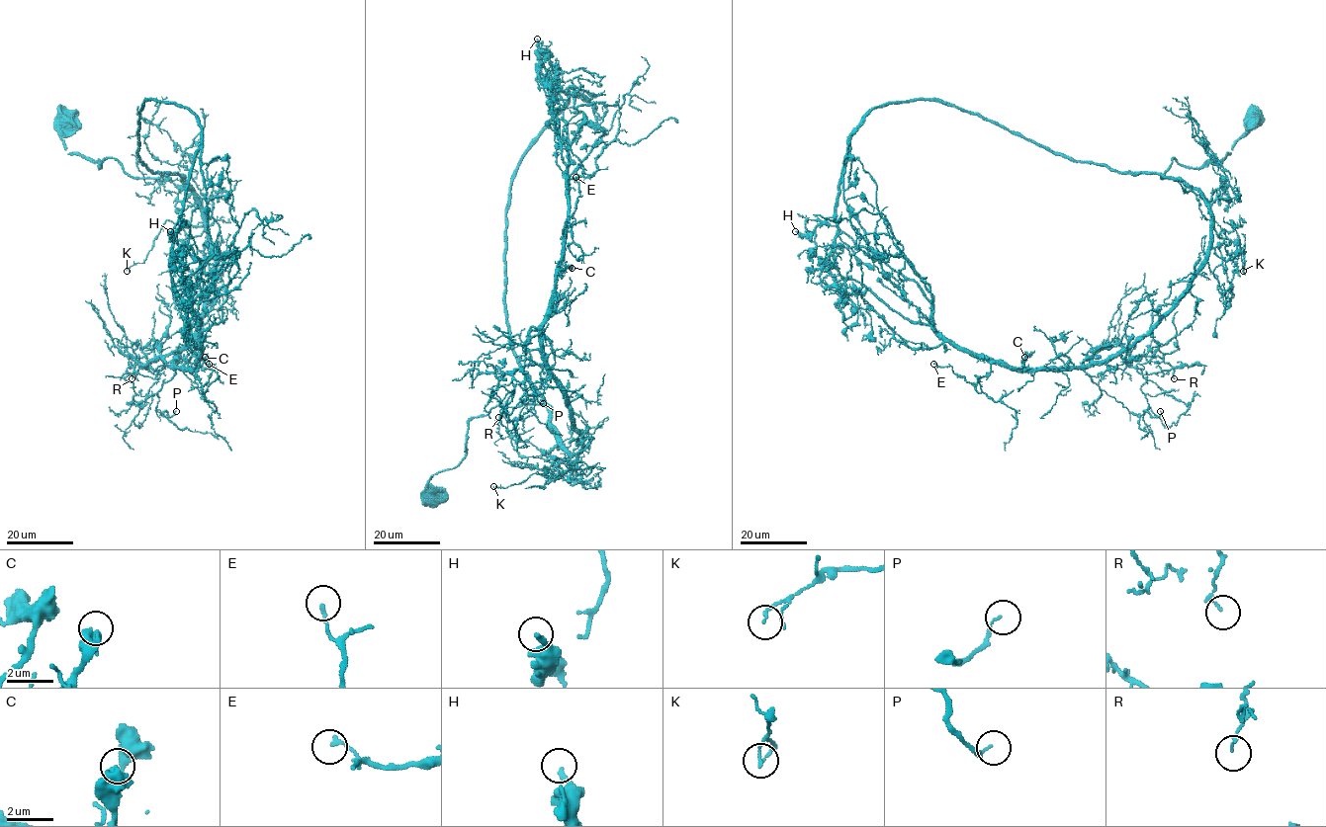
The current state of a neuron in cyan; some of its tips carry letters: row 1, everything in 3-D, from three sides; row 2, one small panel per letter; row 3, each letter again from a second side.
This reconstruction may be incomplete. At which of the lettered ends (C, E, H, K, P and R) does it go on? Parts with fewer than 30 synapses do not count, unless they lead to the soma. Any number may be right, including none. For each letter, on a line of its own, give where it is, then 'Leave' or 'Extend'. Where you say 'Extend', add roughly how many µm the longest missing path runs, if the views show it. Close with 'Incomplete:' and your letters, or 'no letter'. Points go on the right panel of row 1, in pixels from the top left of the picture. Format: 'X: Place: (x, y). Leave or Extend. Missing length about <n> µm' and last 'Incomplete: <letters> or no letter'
C: Place: (1024, 357). Leave
E: Place: (933, 364). Leave
H: Place: (795, 231). Leave
K: Place: (1243, 271). Leave
P: Place: (1160, 411). Leave
R: Place: (1174, 378). Leave
Incomplete: no letter

